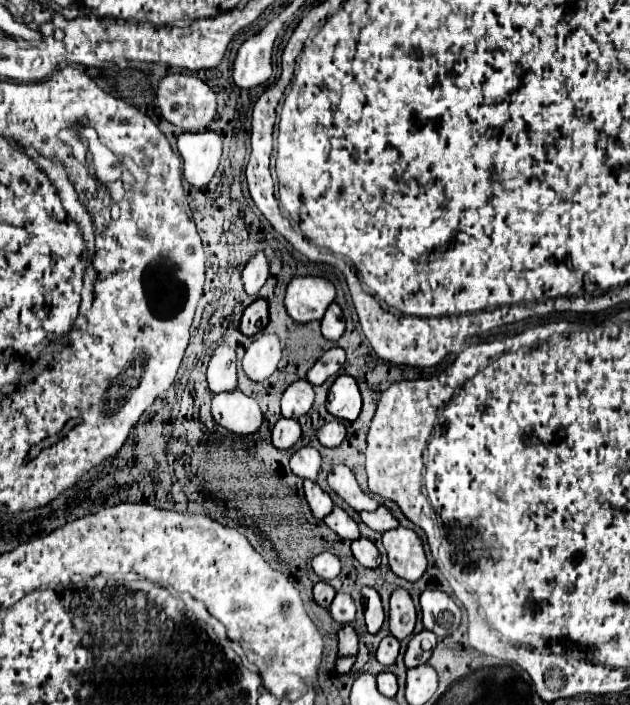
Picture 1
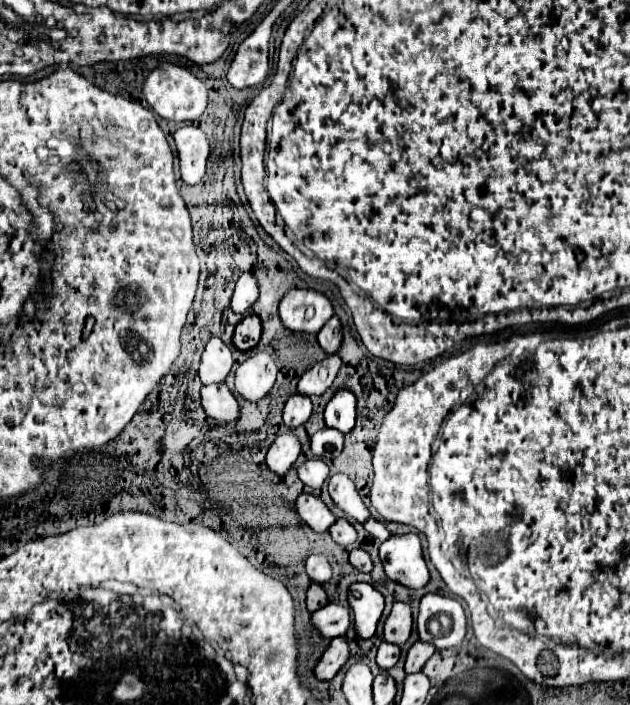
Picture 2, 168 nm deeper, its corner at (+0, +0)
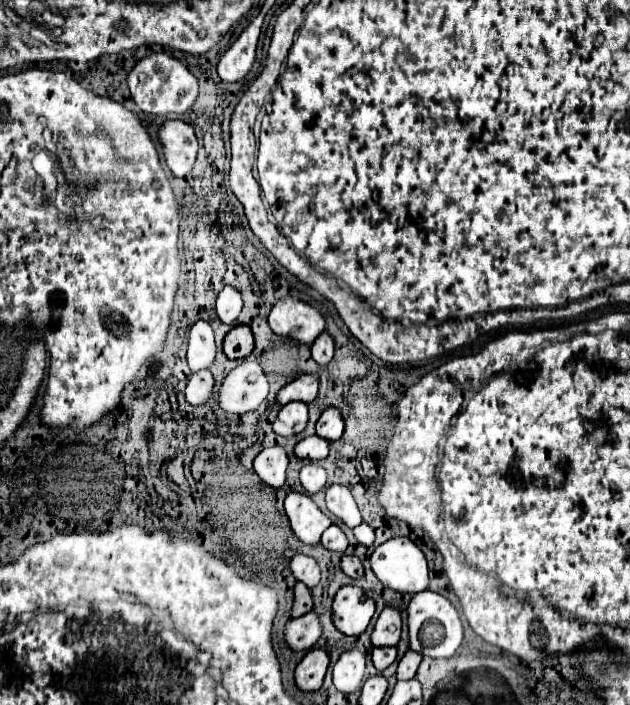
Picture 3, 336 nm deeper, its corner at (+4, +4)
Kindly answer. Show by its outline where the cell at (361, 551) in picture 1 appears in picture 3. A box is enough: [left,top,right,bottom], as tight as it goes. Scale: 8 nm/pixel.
[340,555,364,579]

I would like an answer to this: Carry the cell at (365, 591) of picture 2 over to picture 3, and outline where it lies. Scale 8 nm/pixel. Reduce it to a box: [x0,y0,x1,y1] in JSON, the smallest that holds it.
[332,587,374,635]

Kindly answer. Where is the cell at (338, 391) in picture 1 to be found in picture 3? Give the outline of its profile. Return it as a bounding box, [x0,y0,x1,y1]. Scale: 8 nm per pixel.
[316,407,344,441]

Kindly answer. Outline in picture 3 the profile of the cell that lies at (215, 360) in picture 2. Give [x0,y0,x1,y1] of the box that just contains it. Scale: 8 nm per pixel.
[188,321,216,371]

